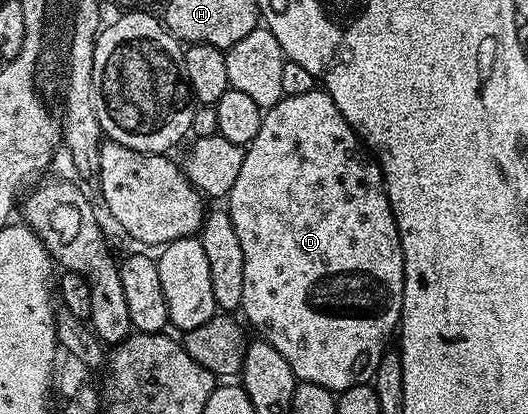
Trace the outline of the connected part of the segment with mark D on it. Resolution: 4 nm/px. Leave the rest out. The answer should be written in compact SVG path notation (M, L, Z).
M322 88L305 91L305 95L284 95L273 108L264 112L257 139L246 146L244 163L238 172L237 181L225 198L225 208L231 216L233 231L237 231L237 240L241 243L241 252L245 254L245 291L241 313L247 316L246 324L256 329L262 340L268 341L289 363L293 375L299 381L317 383L332 391L342 391L354 385L368 384L381 363L383 354L396 332L399 318L403 315L403 248L399 238L399 228L395 216L391 213L391 204L387 198L387 188L383 185L383 173L379 163L365 148L359 136L349 127L349 123L337 111L337 103Z

